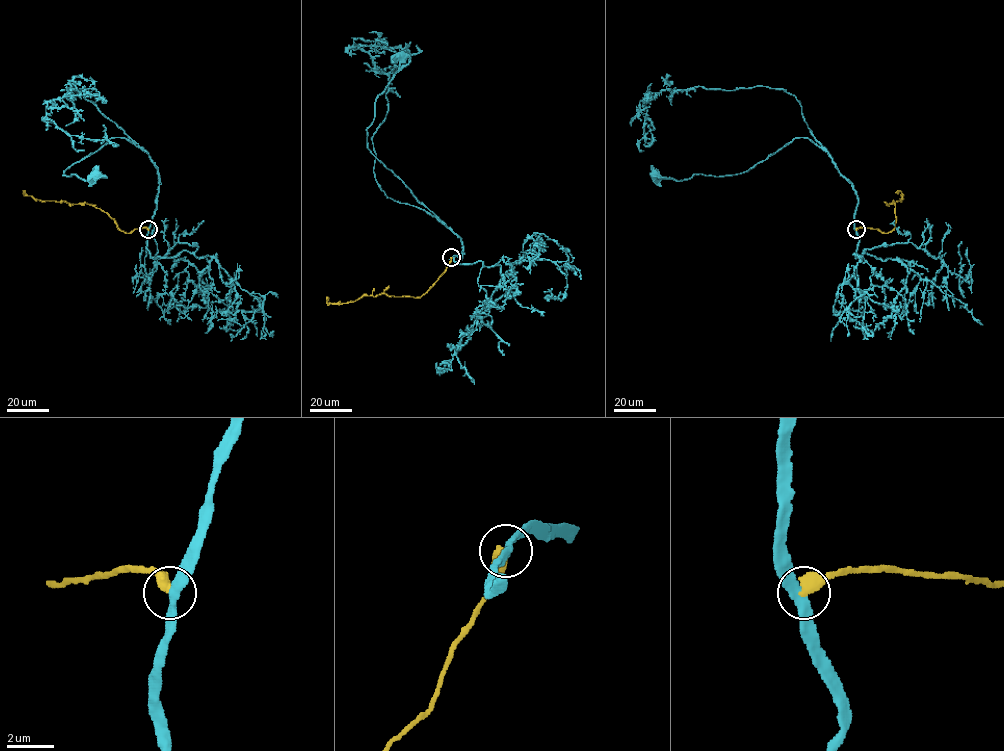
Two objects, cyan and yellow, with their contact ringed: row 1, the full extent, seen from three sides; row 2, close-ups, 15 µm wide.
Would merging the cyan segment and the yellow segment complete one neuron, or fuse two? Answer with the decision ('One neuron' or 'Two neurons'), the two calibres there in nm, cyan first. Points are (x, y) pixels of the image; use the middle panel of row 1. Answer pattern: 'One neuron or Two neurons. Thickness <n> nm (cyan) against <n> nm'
Two neurons. Thickness 300 nm (cyan) against 550 nm

